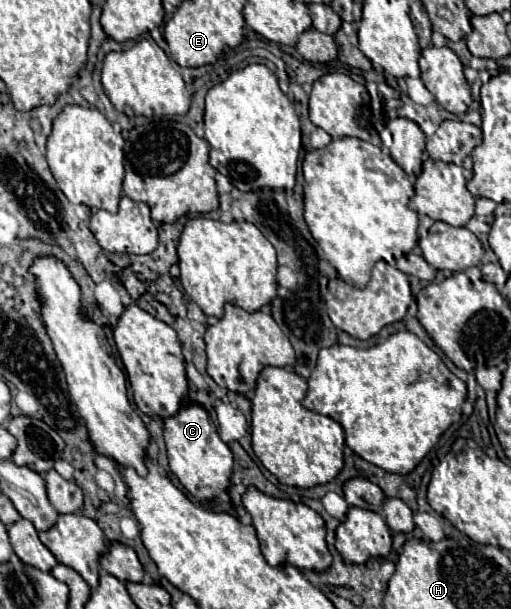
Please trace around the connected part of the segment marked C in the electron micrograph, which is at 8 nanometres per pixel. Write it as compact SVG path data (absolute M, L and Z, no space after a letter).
M185 404L177 416L165 420L165 444L169 456L169 468L179 482L199 502L211 502L219 494L227 492L233 474L233 454L229 446L219 438L219 432L209 414L197 404Z

